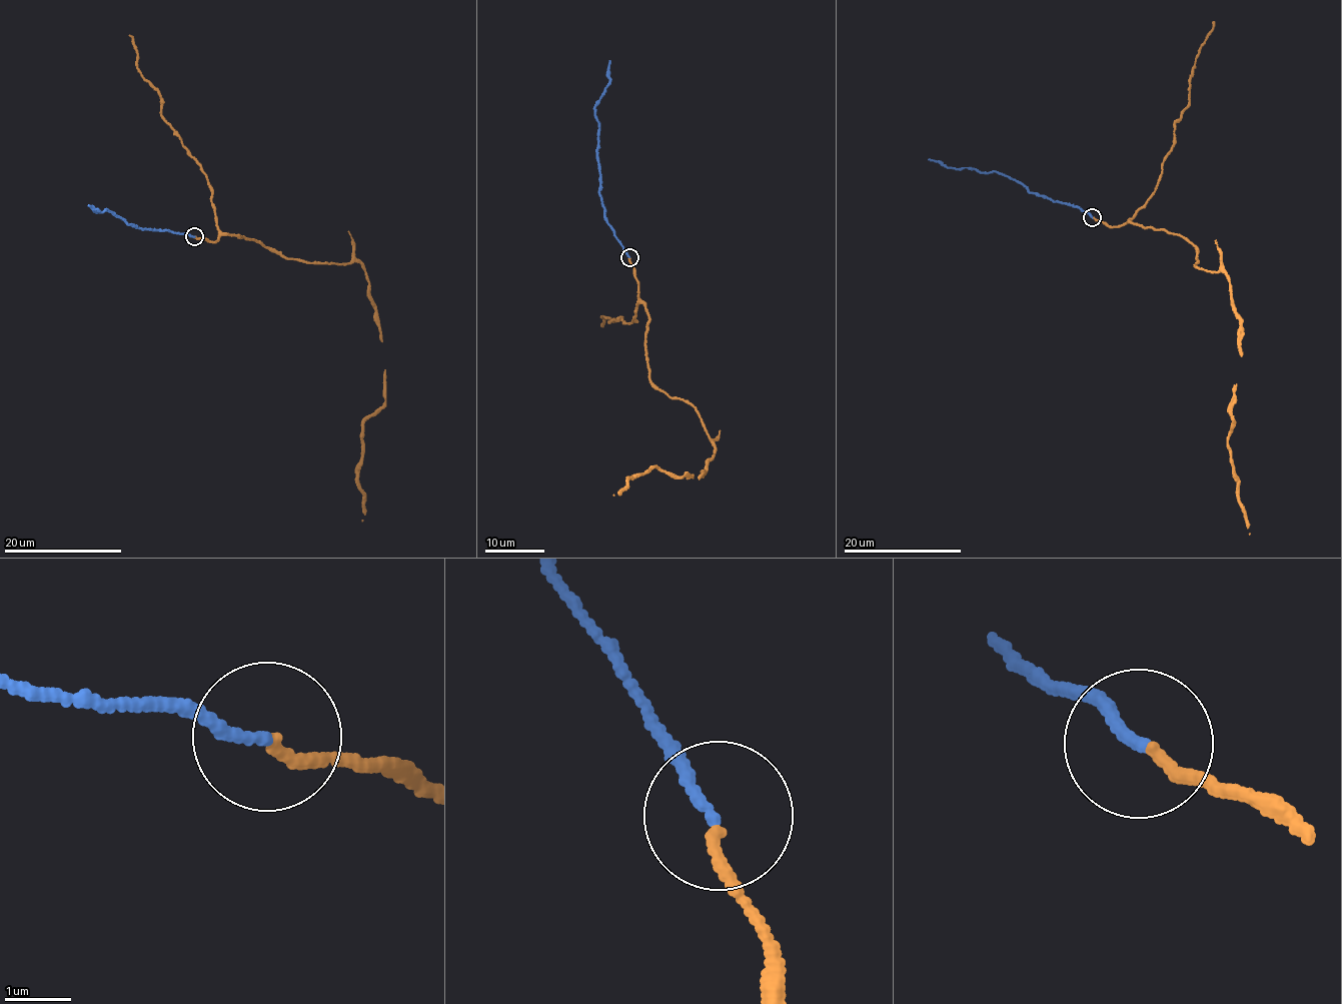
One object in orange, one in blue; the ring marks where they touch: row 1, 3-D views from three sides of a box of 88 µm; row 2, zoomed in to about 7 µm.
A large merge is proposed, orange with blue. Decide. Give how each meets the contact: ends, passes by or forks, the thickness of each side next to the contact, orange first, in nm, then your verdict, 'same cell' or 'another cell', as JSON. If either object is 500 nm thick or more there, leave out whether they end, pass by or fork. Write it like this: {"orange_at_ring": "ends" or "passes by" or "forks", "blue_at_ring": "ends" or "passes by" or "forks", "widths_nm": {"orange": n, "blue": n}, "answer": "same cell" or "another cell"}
{"orange_at_ring": "ends", "blue_at_ring": "ends", "widths_nm": {"orange": 170, "blue": 170}, "answer": "same cell"}

